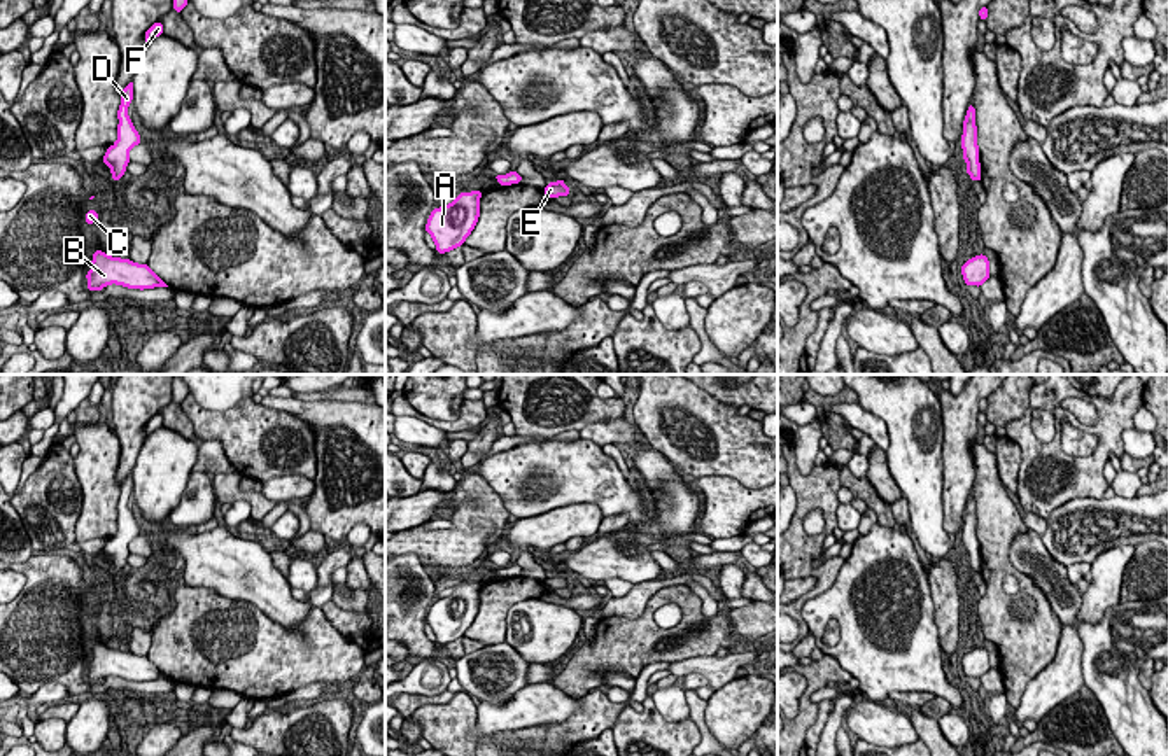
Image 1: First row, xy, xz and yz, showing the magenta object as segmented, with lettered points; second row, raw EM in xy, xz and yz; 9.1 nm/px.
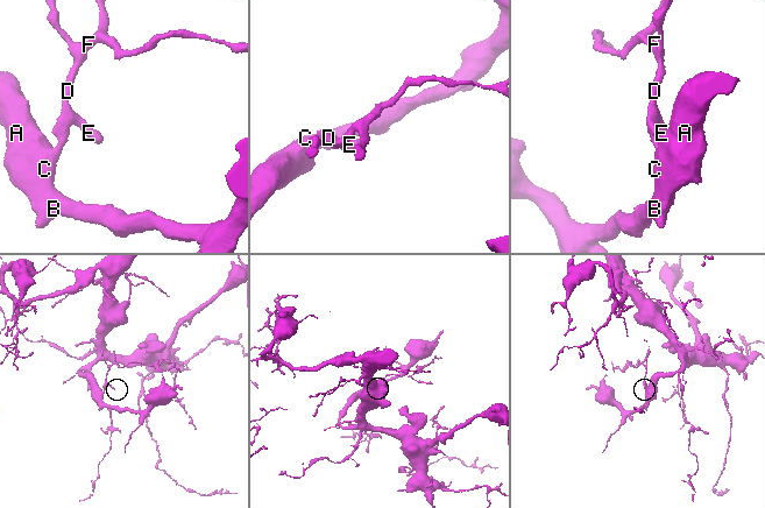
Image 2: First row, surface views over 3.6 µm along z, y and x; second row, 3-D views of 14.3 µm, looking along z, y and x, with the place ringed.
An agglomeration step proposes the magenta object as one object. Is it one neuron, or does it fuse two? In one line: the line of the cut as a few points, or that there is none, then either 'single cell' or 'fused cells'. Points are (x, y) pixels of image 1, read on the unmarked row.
cut none; single cell

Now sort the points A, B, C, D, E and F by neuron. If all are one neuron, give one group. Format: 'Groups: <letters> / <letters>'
Groups: A B C D E F

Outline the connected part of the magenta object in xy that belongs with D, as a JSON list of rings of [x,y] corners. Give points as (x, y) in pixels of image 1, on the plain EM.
[[[133,472],[123,481],[121,497],[117,502],[117,532],[110,537],[103,548],[103,555],[110,560],[112,572],[121,572],[130,555],[130,542],[140,536],[140,527],[135,522],[131,511],[128,509],[128,499],[133,492]]]

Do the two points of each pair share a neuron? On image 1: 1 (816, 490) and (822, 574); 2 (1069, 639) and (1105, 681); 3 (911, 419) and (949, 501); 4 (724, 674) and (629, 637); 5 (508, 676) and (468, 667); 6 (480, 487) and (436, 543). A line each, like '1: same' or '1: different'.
1: same
2: different
3: different
4: different
5: same
6: same

